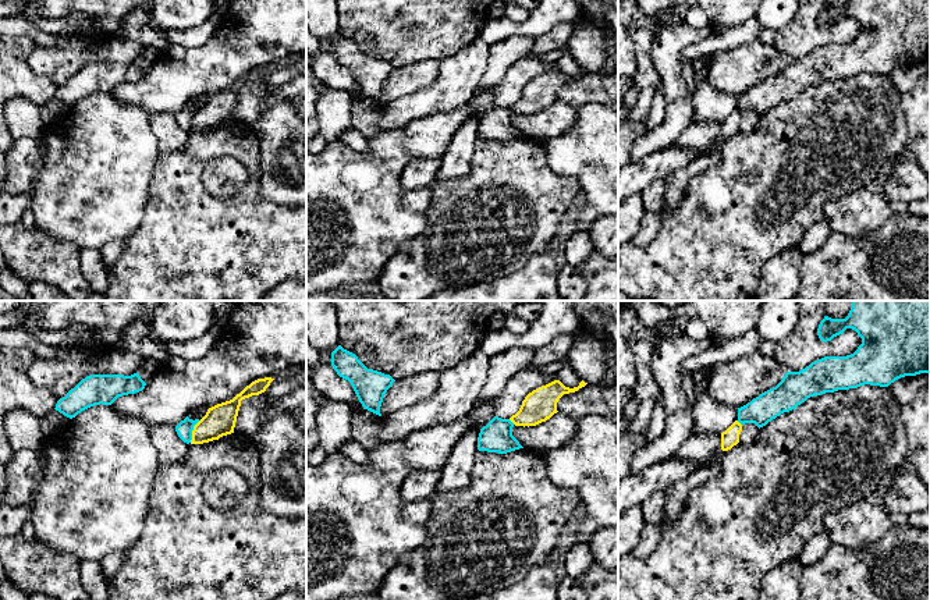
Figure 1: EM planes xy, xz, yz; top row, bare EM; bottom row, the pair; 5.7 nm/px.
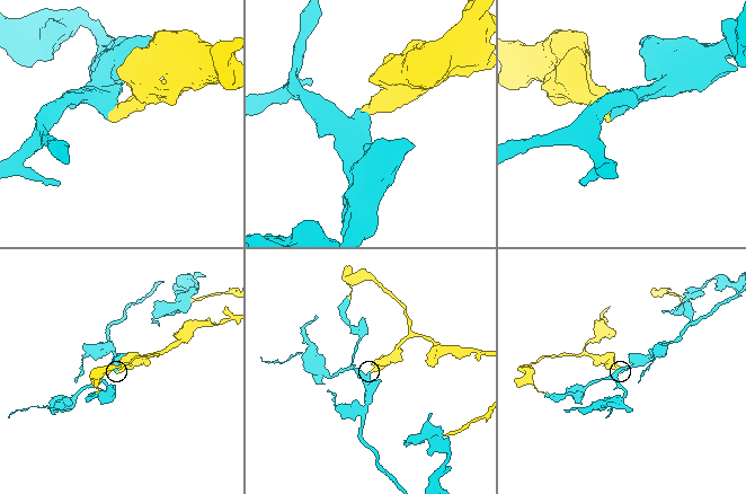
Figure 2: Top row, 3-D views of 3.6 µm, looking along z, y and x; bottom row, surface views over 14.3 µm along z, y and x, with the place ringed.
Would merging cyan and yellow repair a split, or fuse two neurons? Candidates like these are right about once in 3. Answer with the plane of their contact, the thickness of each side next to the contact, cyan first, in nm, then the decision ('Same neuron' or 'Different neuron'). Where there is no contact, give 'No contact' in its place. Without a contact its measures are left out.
Touches cyan in xy. Thickness 100 nm (cyan) against 180 nm. Different neuron

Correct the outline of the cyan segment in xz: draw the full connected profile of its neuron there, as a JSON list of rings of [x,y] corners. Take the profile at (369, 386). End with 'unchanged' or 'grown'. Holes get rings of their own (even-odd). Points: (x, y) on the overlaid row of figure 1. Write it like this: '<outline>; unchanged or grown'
[[[341,345],[331,352],[331,366],[340,377],[351,383],[363,409],[381,416],[384,394],[395,380],[390,374],[368,369],[355,354]]]; unchanged

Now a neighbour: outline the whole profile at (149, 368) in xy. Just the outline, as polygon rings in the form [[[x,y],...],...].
[[[146,359],[138,373],[141,379],[145,383],[148,383],[156,374],[159,368],[160,368],[160,362],[157,362],[156,359]]]

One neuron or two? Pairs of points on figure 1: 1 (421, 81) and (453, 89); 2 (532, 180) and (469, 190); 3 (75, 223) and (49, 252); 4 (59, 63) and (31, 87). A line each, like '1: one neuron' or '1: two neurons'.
1: two neurons
2: one neuron
3: two neurons
4: two neurons

